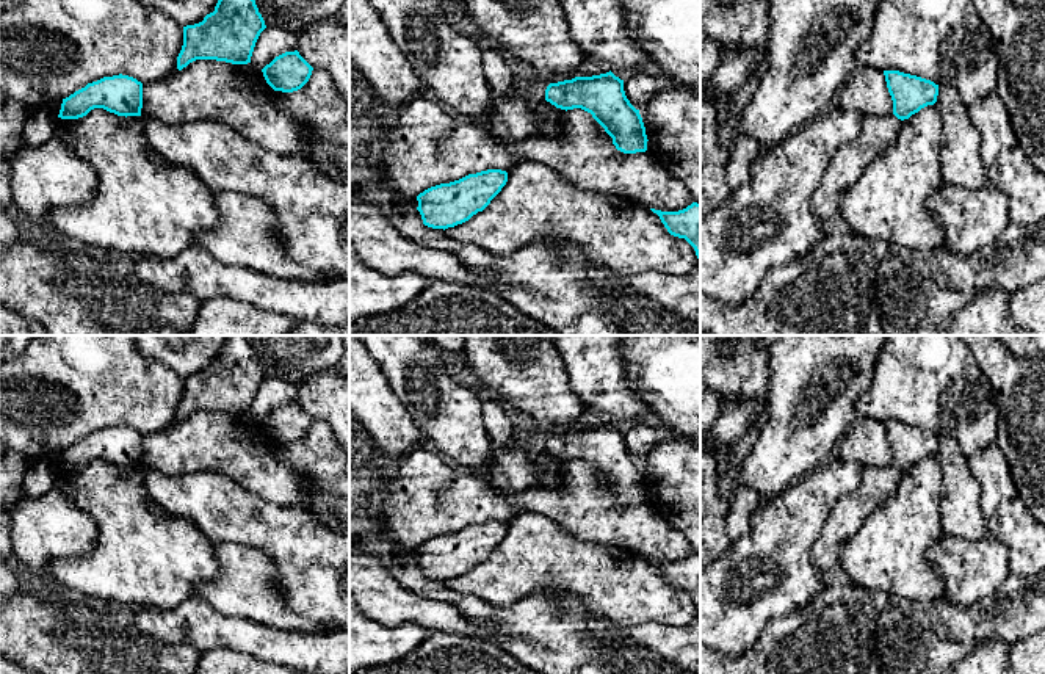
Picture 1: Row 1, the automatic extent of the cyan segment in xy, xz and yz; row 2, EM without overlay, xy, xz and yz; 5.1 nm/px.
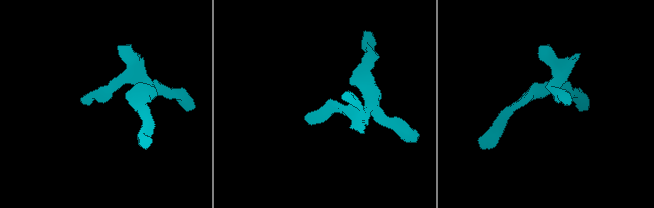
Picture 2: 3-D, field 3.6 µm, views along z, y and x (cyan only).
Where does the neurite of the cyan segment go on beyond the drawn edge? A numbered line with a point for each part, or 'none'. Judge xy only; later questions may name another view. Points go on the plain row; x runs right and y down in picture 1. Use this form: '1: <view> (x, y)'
none

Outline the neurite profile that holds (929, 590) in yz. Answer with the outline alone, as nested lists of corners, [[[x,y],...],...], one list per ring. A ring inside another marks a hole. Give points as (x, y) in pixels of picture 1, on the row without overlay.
[[[927,456],[901,473],[896,494],[871,511],[855,534],[841,544],[840,567],[860,588],[870,592],[884,591],[904,603],[942,597],[943,582],[927,558],[929,547],[945,533],[940,503],[940,466],[934,456]]]

